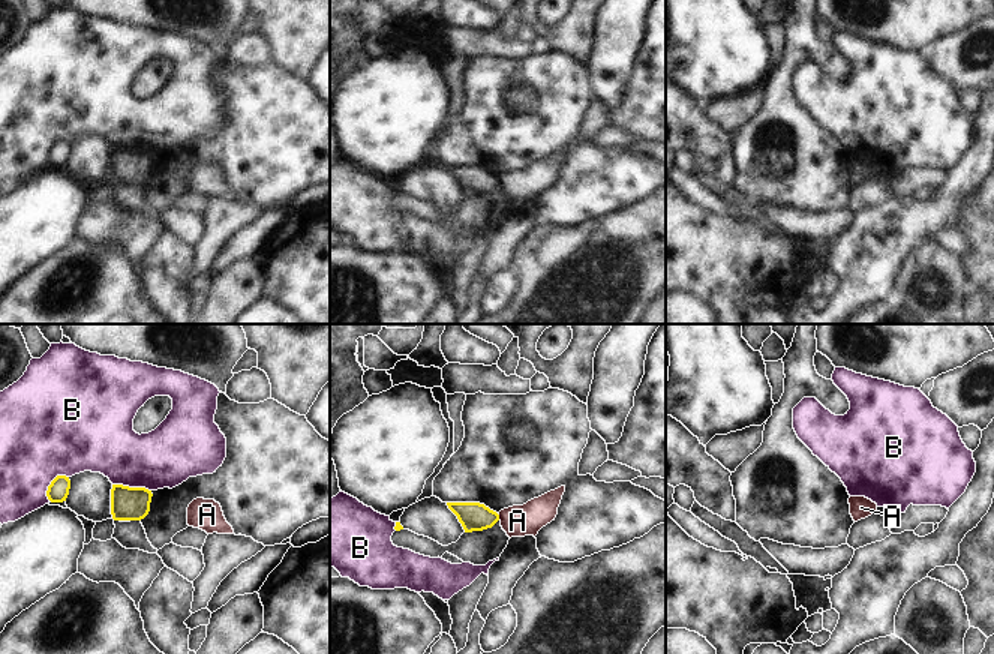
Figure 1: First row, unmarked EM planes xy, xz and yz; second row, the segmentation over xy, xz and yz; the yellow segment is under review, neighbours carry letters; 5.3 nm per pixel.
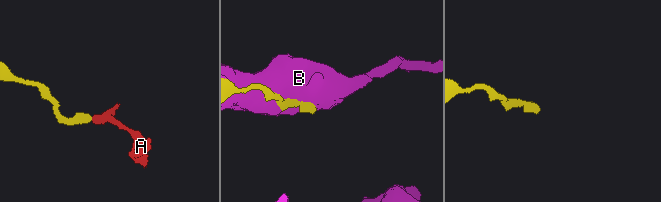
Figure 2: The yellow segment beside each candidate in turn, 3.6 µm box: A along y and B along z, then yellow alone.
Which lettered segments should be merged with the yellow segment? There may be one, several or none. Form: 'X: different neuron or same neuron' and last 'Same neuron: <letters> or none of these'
A: different neuron
B: different neuron
Same neuron: none of these

